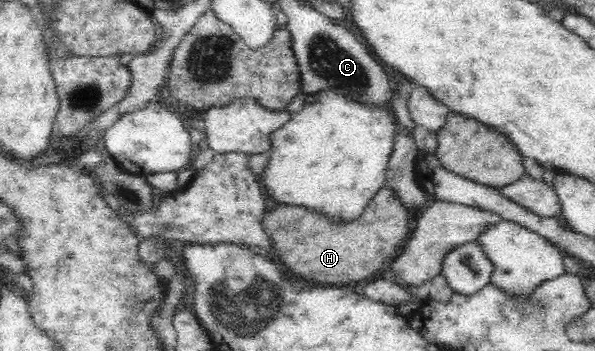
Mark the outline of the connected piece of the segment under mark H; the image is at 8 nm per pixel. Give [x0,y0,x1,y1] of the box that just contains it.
[262,185,409,286]

